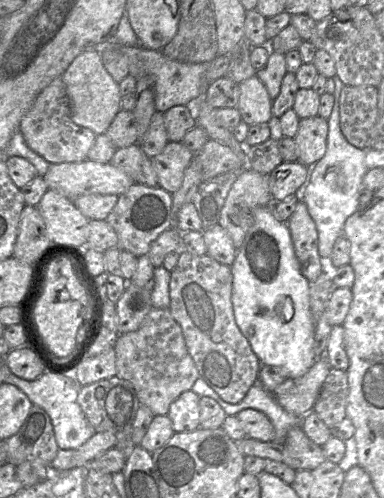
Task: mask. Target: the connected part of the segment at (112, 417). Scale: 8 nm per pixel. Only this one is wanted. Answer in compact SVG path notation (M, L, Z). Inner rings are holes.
M115 375L111 378L80 386L77 402L96 433L113 432L117 438L115 447L120 448L128 458L133 447L136 446L132 442L133 422L141 405L132 384Z

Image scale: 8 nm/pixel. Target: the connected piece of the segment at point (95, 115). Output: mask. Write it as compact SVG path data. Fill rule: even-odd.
M90 48L78 55L62 75L70 101L71 118L81 127L92 130L96 135L106 133L117 113L121 110L120 87L105 69L101 55L95 48Z

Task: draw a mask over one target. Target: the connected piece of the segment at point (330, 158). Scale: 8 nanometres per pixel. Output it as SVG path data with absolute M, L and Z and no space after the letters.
M335 75L334 106L328 120L327 149L324 156L311 168L308 181L300 193L300 201L307 206L308 213L313 219L318 238L318 253L328 261L335 241L343 236L346 219L359 208L359 193L363 187L363 178L368 167L366 165L367 150L350 144L340 128L339 107L340 94L344 87L340 78Z

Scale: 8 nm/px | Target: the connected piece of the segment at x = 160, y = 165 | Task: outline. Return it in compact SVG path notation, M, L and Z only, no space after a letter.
M181 141L168 142L163 151L151 158L158 178L158 187L170 194L182 185L183 177L195 153Z

